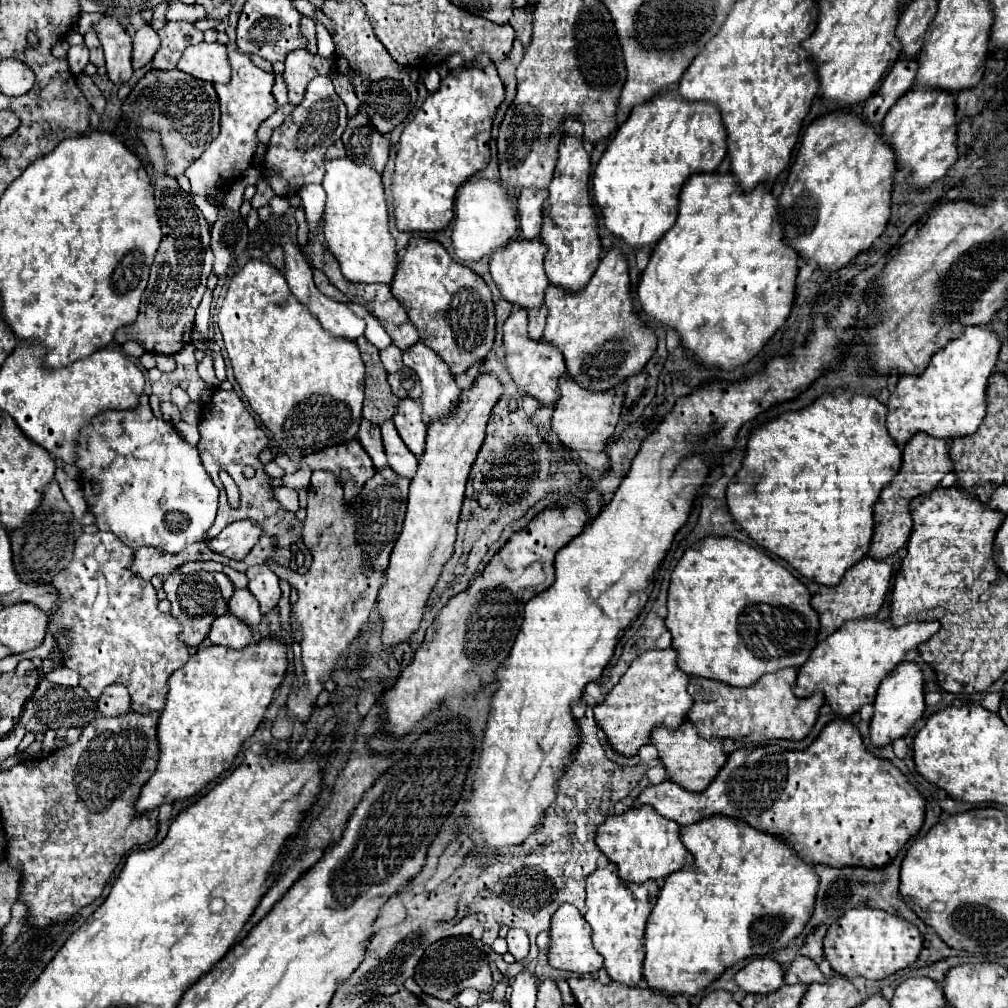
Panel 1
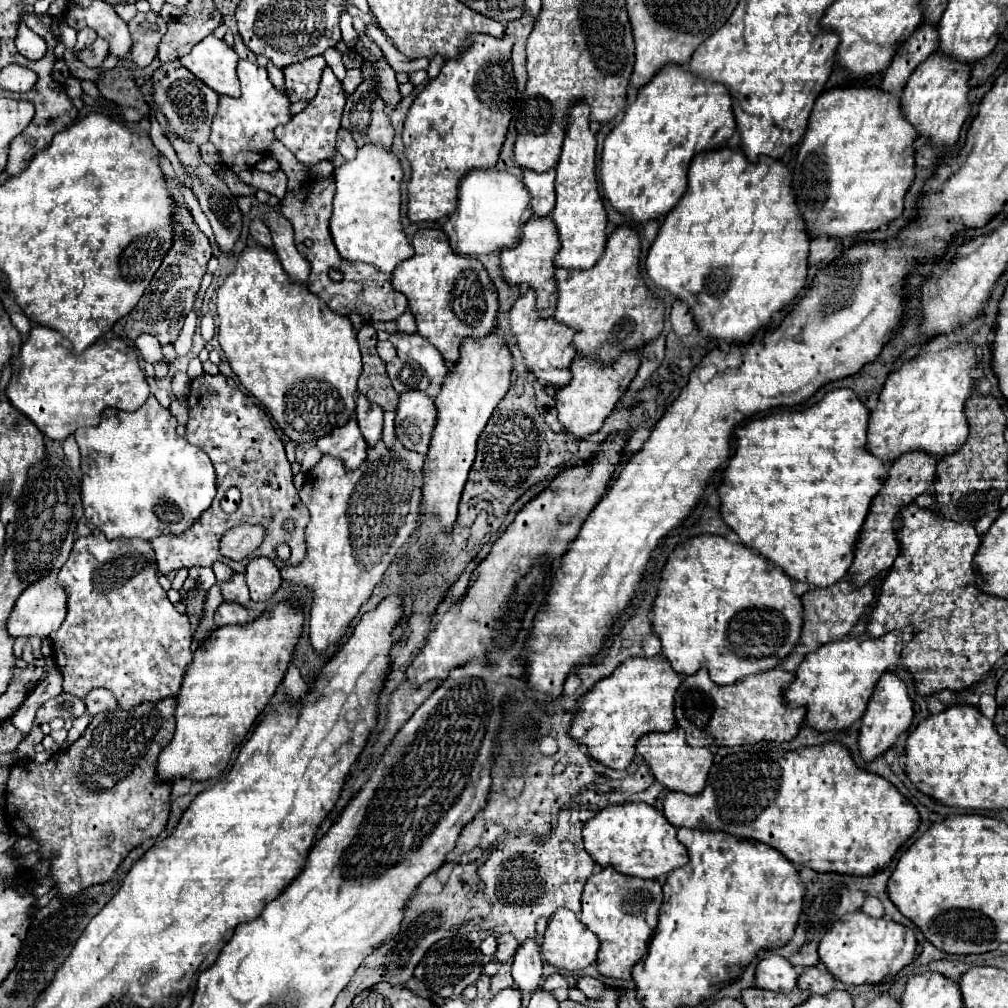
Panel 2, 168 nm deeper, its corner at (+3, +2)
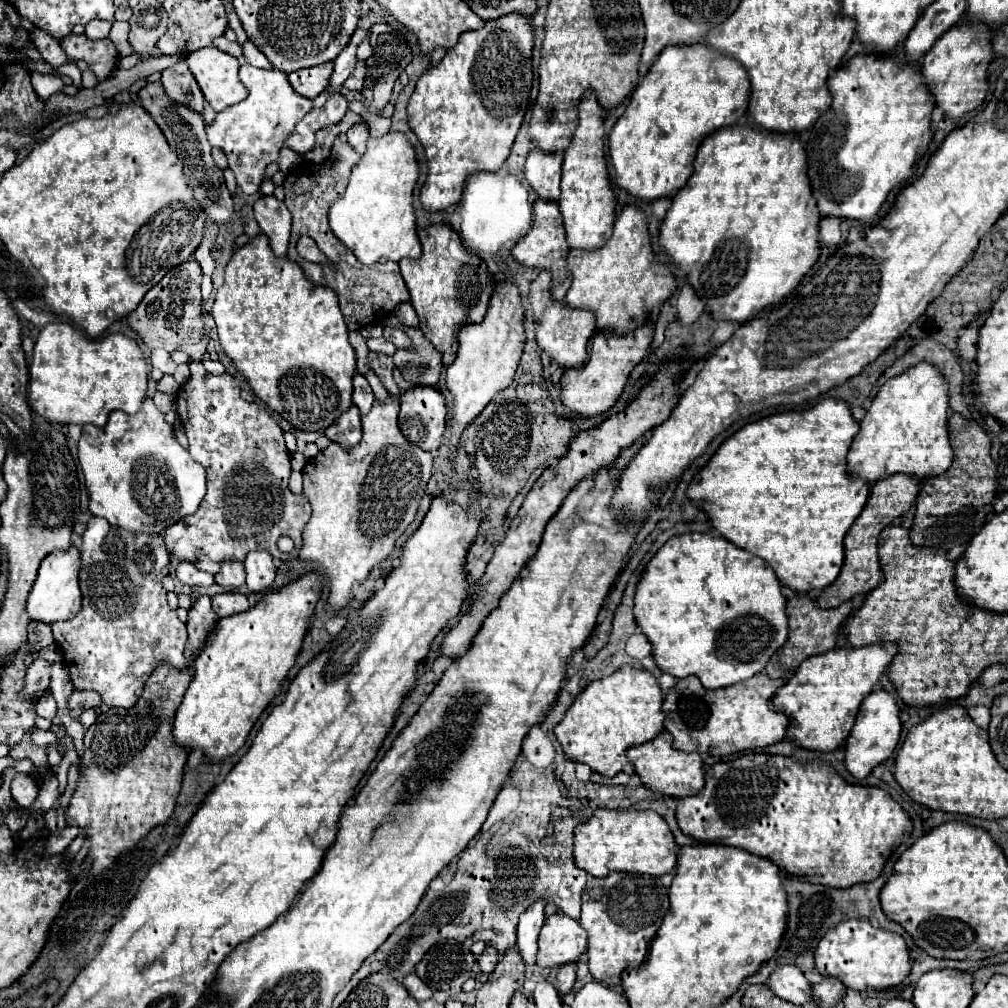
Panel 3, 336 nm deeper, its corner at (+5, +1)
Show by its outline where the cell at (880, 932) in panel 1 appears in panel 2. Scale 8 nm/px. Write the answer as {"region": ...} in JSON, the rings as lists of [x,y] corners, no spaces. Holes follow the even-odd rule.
{"region":[[[863,911],[847,913],[825,933],[819,943],[821,963],[845,985],[865,985],[865,983],[883,983],[887,977],[897,975],[905,965],[915,957],[915,935],[909,927],[889,921],[873,919]]]}

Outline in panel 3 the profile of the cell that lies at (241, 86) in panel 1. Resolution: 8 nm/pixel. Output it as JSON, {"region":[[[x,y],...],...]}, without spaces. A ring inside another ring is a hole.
{"region":[[[243,64],[239,68],[239,78],[247,88],[249,96],[243,102],[223,112],[217,112],[215,120],[211,124],[205,124],[205,130],[209,144],[225,152],[239,188],[245,194],[255,194],[263,180],[265,166],[277,160],[279,150],[283,148],[283,140],[293,132],[295,124],[311,110],[311,100],[299,96],[291,88],[287,74],[279,72],[277,68],[263,70],[251,64]]]}

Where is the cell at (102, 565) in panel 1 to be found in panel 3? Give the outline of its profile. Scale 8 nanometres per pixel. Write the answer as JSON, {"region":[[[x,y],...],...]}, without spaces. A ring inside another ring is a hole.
{"region":[[[91,518],[81,538],[79,554],[79,586],[83,604],[75,618],[51,626],[55,644],[63,654],[63,664],[69,668],[75,690],[95,690],[111,708],[131,708],[141,698],[143,686],[157,666],[169,664],[177,670],[191,668],[191,662],[183,656],[187,628],[169,608],[167,592],[161,588],[161,578],[169,574],[169,552],[161,534],[133,534],[109,526],[103,518]]]}

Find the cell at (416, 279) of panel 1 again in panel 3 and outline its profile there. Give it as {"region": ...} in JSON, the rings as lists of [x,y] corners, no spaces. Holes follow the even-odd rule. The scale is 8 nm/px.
{"region":[[[447,224],[419,230],[419,240],[423,254],[417,260],[403,258],[399,262],[401,276],[419,316],[421,332],[439,352],[449,352],[461,326],[479,324],[483,320],[493,294],[493,276],[475,252],[463,248],[459,234]]]}

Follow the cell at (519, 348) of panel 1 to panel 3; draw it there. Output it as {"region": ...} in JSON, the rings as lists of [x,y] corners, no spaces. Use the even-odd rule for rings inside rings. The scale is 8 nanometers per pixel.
{"region":[[[539,272],[539,276],[531,282],[529,288],[529,304],[533,310],[533,322],[535,322],[535,342],[539,346],[539,352],[545,354],[549,360],[557,362],[565,370],[583,366],[587,358],[587,342],[595,334],[595,316],[587,310],[573,310],[567,308],[565,302],[555,302],[549,296],[549,272]]]}

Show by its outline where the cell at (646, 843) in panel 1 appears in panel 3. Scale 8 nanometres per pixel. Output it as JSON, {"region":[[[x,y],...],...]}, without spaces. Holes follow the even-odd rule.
{"region":[[[595,810],[595,814],[575,828],[575,862],[593,876],[607,876],[611,870],[663,876],[677,864],[677,844],[667,822],[655,810]]]}

